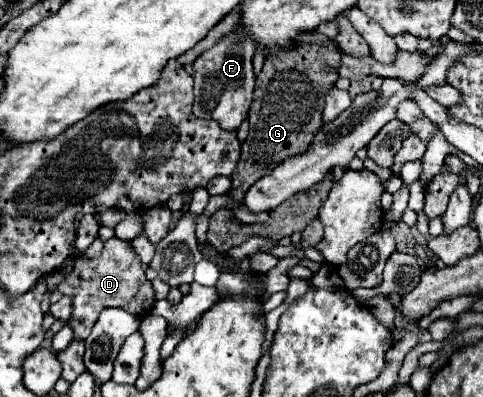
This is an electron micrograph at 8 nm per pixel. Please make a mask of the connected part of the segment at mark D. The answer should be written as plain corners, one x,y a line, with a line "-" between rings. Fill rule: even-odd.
110,238
100,256
92,260
78,260
74,270
62,280
58,286
62,294
72,294
74,304
72,304
72,318
70,326
74,328
74,338
86,338
90,334
90,328
94,326
100,310
114,306
120,308
128,304
128,312
132,314
146,314
148,308
154,304
154,290
150,280
146,278
144,270
140,268
140,258
132,250
130,242
120,240
120,238

